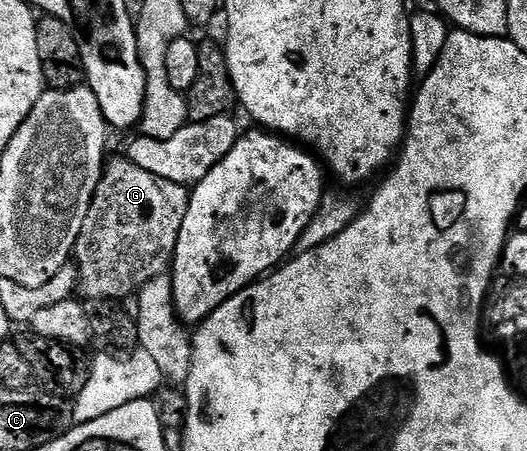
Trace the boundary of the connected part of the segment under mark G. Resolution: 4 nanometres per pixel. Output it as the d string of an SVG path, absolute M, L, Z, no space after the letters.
M128 157L110 158L101 172L95 197L91 197L87 217L83 217L83 229L79 229L79 237L73 247L72 258L75 260L80 294L83 293L85 299L121 301L124 295L132 296L156 275L166 274L173 262L179 229L183 229L183 217L187 217L190 194L186 184L155 177L155 173L139 169L139 165L135 165Z

